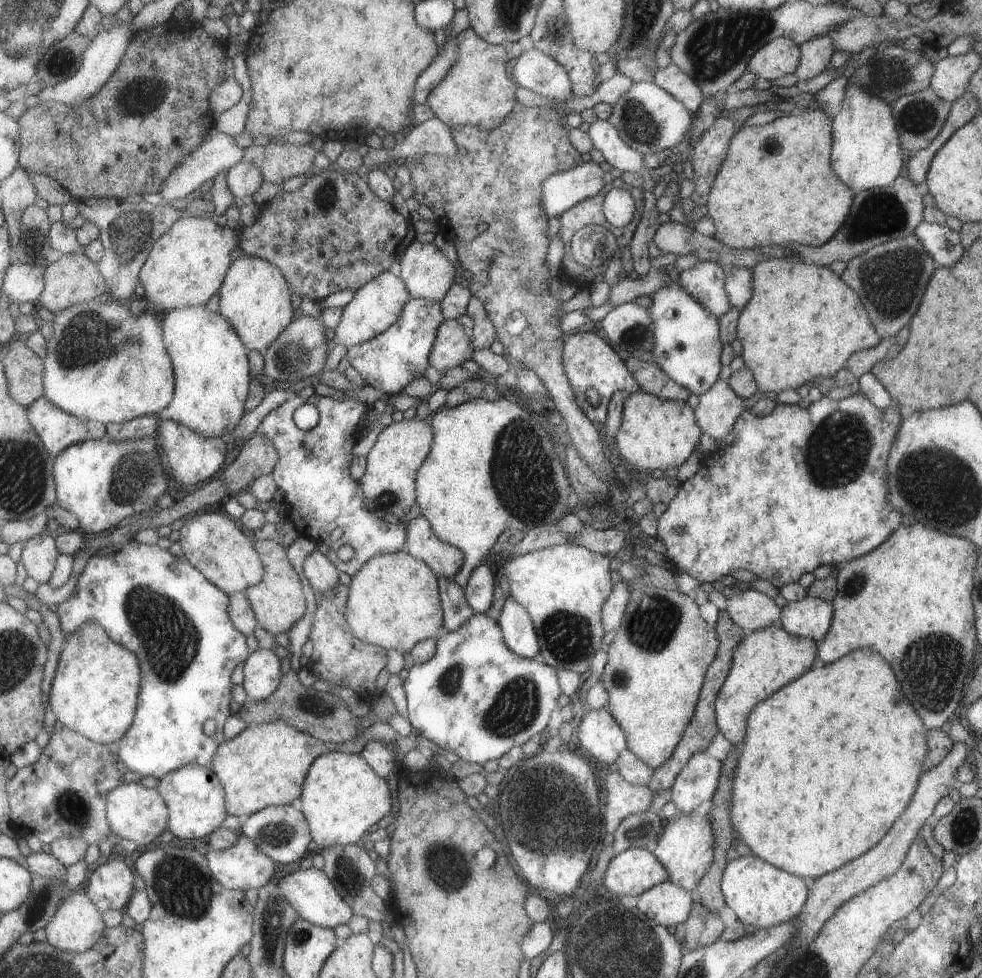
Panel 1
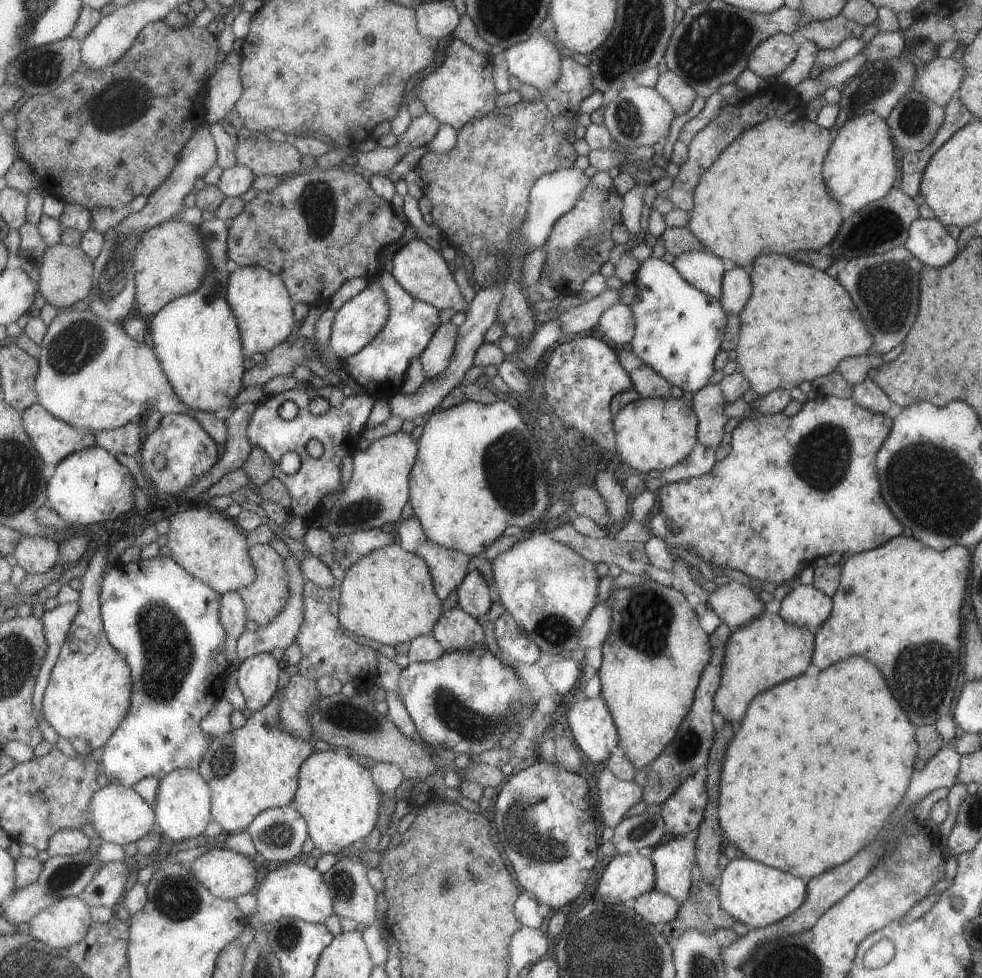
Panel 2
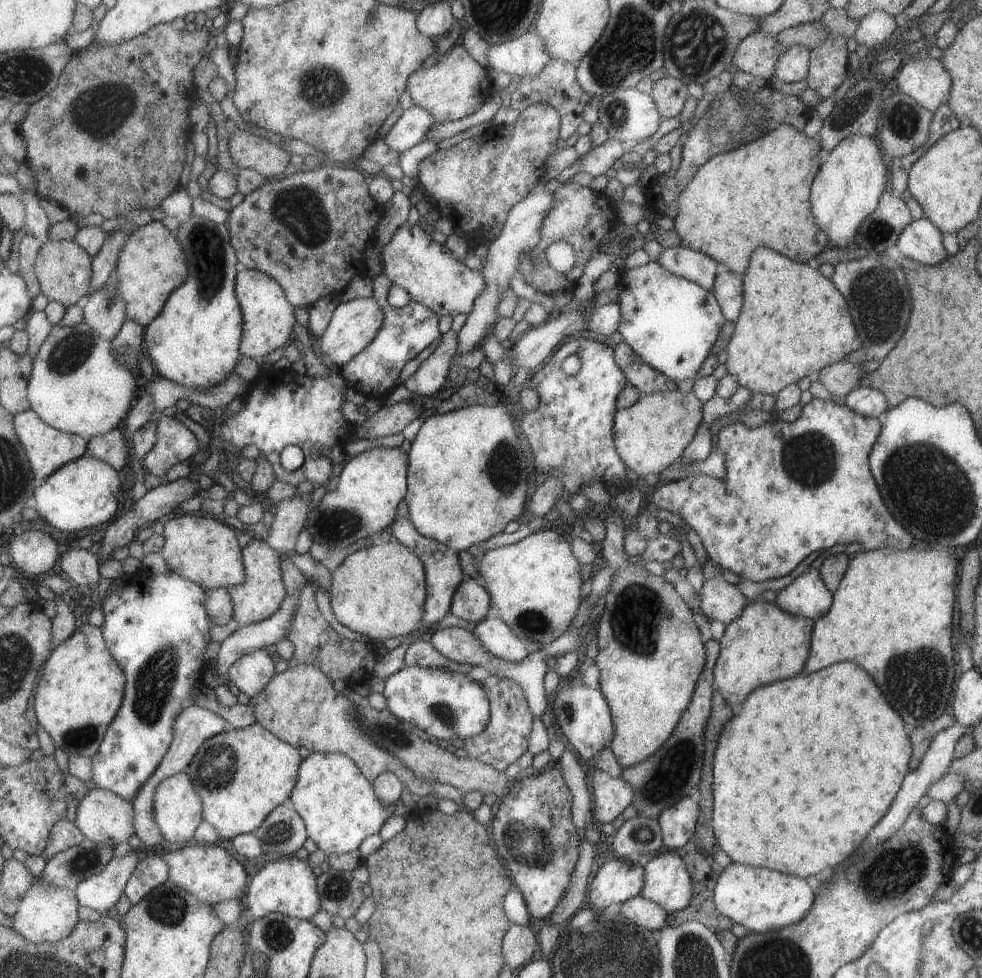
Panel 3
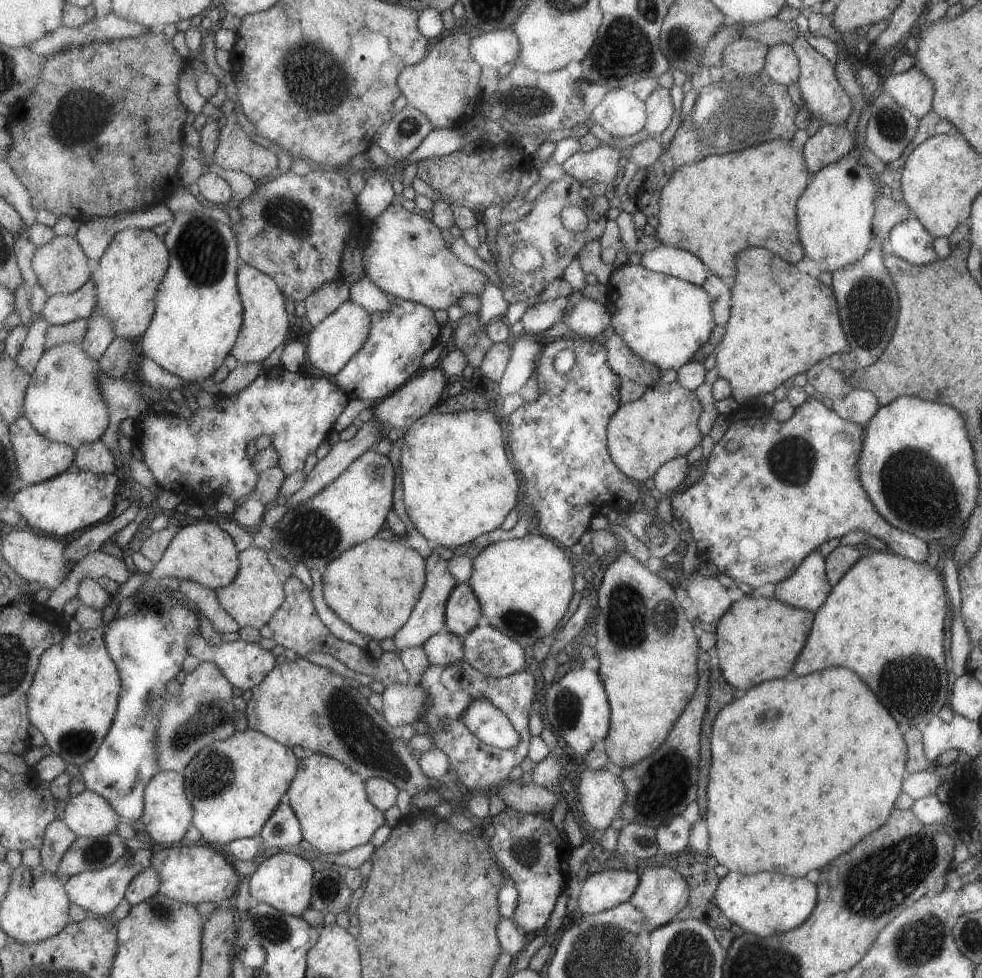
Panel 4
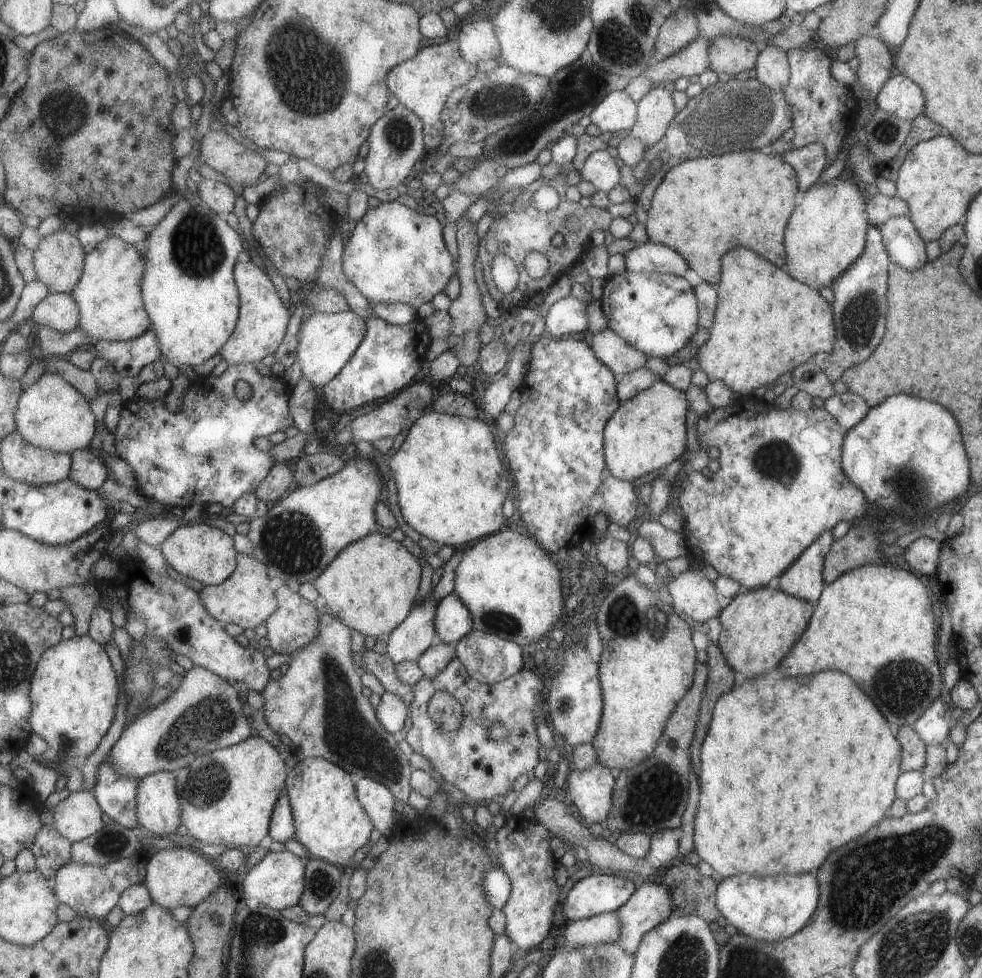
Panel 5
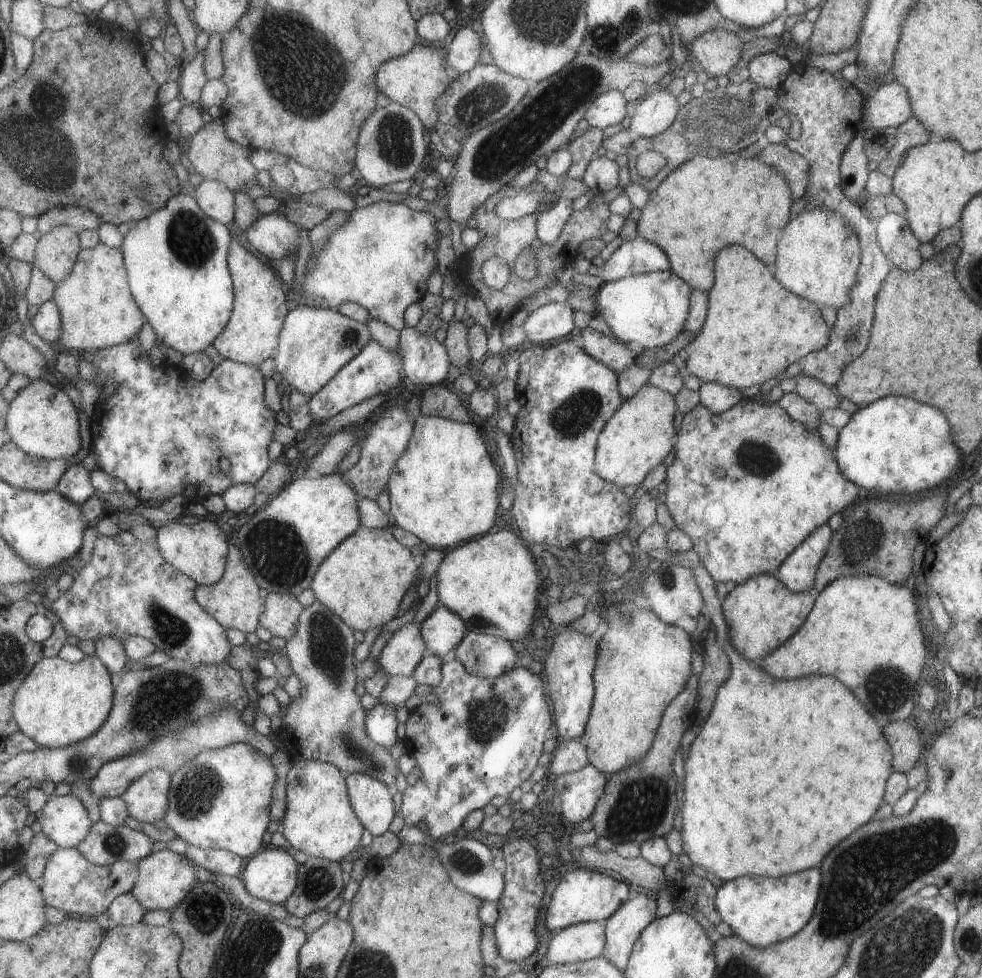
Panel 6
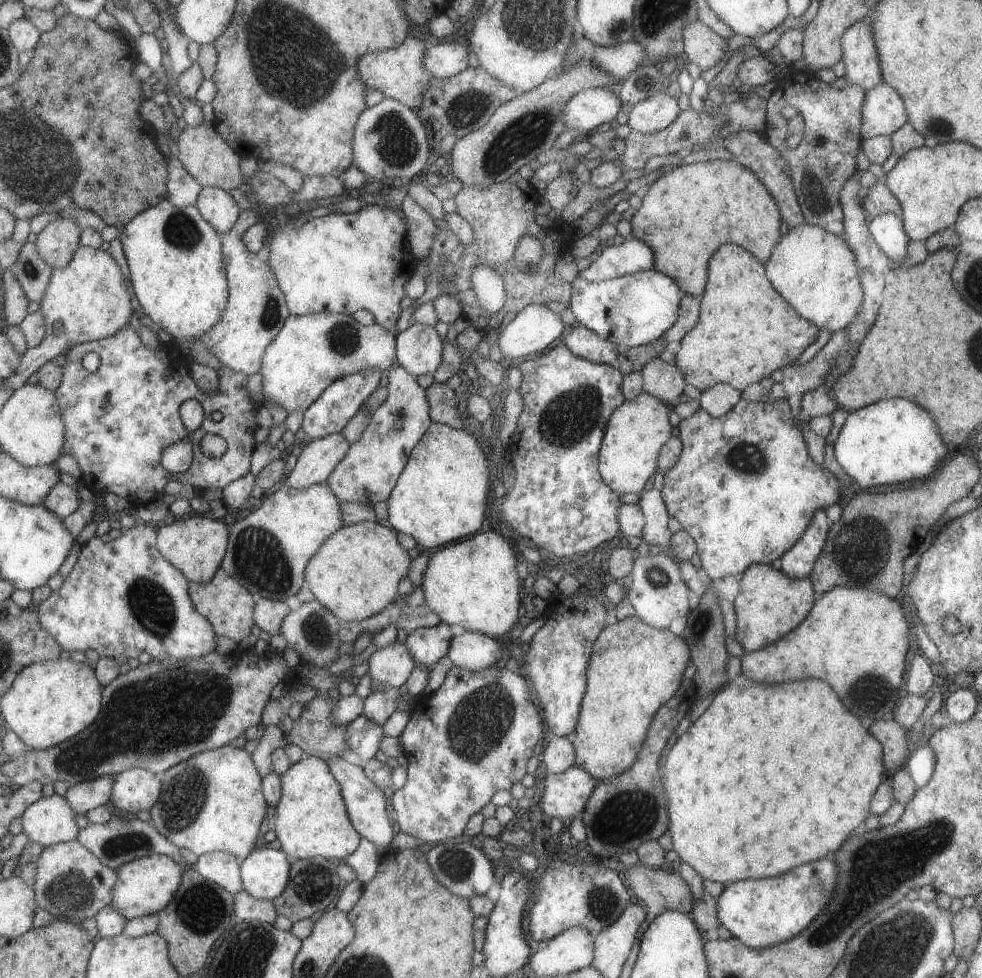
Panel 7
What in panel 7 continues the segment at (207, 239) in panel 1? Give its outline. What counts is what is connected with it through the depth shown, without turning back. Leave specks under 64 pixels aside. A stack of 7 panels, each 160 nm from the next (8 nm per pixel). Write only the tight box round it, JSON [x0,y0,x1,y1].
[7,244,131,390]

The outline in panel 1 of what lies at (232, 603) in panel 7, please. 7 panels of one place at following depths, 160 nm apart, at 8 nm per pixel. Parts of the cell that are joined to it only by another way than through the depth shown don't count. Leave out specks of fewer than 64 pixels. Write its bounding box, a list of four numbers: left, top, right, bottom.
[243,539,306,635]

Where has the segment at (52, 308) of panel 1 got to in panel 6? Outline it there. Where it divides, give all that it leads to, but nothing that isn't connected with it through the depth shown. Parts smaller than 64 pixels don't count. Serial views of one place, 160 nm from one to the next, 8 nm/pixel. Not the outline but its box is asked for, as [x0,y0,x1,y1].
[34,226,80,285]

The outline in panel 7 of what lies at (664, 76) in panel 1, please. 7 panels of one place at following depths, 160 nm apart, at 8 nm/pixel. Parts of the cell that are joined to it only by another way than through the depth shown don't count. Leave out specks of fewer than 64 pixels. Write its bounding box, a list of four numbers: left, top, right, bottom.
[626,91,679,133]

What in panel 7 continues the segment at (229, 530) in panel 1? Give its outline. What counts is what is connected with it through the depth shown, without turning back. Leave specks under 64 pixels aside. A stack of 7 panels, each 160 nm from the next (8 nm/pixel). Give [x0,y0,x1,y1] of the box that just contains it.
[156,513,227,584]

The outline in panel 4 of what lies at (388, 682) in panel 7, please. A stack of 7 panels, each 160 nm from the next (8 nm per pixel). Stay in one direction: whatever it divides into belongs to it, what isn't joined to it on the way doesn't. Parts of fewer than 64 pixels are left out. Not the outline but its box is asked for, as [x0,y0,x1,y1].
[392,552,456,653]

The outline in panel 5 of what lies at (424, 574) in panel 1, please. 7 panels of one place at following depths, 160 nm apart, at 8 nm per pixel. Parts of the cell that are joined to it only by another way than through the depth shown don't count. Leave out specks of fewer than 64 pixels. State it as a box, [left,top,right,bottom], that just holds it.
[314,531,420,639]

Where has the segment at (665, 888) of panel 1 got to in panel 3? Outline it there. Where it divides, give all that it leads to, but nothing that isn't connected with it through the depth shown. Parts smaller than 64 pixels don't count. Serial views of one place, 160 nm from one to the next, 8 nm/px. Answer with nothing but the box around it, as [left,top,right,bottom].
[620,896,667,933]

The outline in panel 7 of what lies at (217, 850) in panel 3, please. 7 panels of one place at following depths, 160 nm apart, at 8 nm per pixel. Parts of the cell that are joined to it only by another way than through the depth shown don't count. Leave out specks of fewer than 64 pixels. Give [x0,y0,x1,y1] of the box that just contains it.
[112,854,182,921]

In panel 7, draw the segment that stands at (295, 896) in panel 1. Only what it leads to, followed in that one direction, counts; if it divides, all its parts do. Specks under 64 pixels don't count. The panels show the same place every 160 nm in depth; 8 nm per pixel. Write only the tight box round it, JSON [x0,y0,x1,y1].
[240,848,290,900]

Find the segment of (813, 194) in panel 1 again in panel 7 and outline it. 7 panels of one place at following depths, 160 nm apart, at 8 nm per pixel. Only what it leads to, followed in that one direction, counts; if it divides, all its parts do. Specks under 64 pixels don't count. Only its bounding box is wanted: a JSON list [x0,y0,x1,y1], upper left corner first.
[630,159,782,299]

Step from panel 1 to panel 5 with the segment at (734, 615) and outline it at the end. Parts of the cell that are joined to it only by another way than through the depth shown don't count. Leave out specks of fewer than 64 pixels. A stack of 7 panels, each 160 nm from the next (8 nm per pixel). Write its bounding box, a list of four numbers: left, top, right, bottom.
[663,568,721,623]

